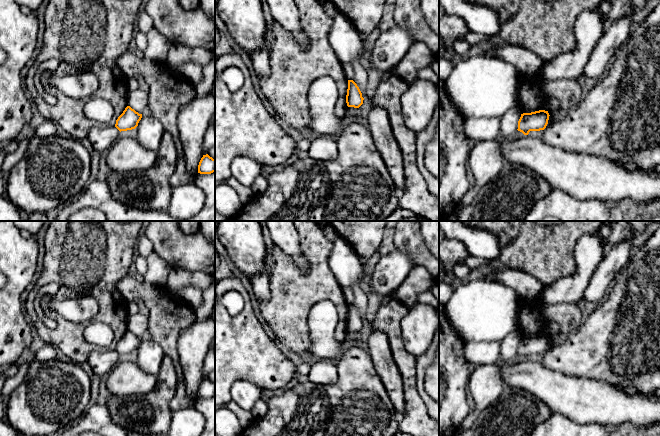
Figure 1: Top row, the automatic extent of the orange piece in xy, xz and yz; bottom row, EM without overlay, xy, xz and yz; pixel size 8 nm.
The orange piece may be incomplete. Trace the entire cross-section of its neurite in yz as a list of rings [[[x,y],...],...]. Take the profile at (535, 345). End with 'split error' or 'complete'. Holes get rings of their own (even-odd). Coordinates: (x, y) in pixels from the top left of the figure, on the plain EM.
[[[539,334],[531,337],[523,337],[518,345],[518,355],[528,359],[530,355],[544,354],[548,348],[549,337]]] | complete

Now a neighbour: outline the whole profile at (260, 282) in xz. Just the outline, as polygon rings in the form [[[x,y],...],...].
[[[267,267],[263,268],[259,274],[253,276],[250,280],[257,302],[268,301],[270,299],[270,276]]]

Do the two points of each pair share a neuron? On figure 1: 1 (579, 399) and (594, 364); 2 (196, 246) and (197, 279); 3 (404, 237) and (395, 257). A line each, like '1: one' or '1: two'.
1: two
2: two
3: two

